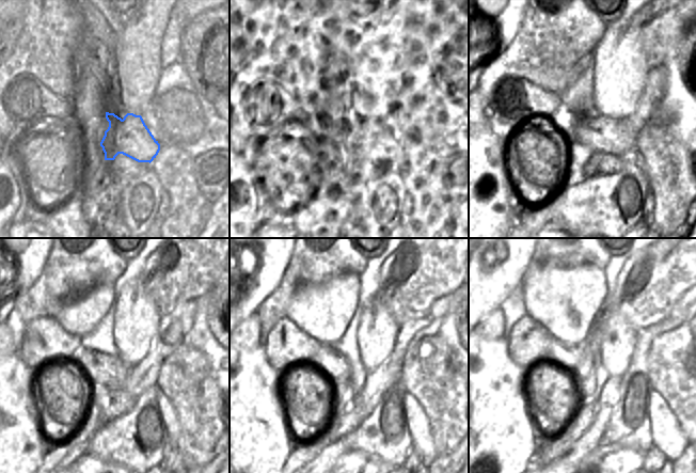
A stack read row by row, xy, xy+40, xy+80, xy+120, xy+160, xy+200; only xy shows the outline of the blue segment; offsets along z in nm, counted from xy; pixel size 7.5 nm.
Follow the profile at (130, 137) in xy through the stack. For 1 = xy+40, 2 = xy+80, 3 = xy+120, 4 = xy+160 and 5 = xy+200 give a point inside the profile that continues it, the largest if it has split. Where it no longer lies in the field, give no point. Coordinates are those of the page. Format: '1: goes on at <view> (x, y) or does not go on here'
1: goes on at xy+40 (373, 140)
2: goes on at xy+80 (598, 133)
3: goes on at xy+120 (111, 372)
4: goes on at xy+160 (331, 362)
5: goes on at xy+200 (565, 355)

